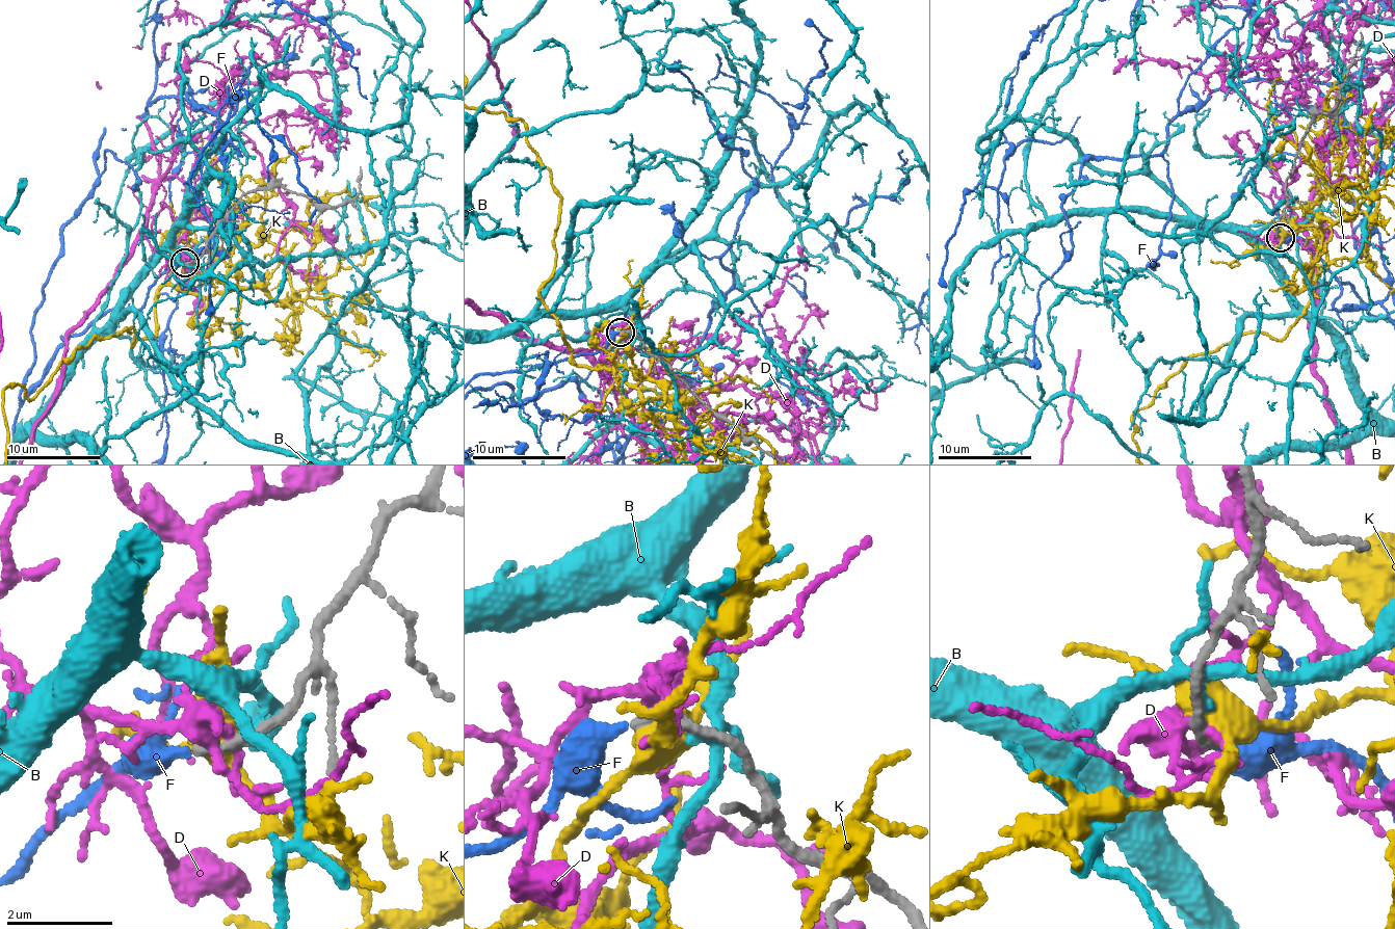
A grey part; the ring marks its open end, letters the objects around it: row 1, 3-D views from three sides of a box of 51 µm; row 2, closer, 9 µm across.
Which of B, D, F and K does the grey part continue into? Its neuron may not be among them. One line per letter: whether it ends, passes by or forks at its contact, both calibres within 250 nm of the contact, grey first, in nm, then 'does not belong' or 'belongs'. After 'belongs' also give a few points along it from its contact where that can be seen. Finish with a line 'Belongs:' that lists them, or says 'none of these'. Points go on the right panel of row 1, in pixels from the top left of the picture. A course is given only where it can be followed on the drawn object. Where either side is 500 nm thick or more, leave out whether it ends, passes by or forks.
B: it forks; calibres 240 and 170 nm; does not belong
D: it forks; calibres 240 and 220 nm; does not belong
F: it ends; calibres 150 and 380 nm; belongs
K: it forks; calibres 200 and 440 nm; does not belong
Belongs: F

